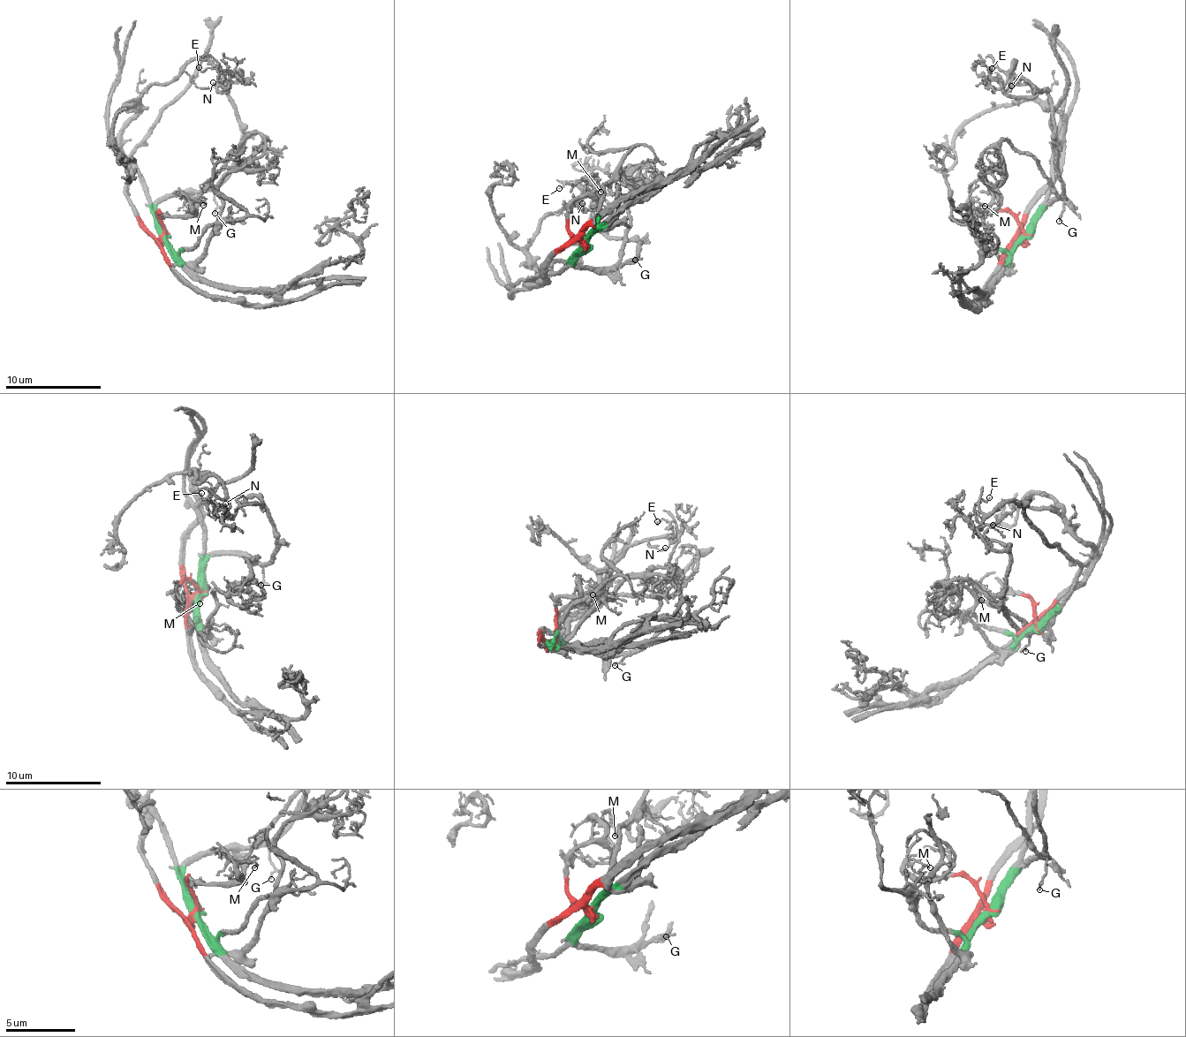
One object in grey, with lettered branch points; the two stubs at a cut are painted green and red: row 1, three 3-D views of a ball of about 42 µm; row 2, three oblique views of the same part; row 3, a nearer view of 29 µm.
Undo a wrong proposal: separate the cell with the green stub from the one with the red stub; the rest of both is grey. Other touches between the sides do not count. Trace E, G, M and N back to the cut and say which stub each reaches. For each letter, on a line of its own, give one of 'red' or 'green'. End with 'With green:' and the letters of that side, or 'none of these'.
E: red
G: green
M: red
N: red
With green: G

